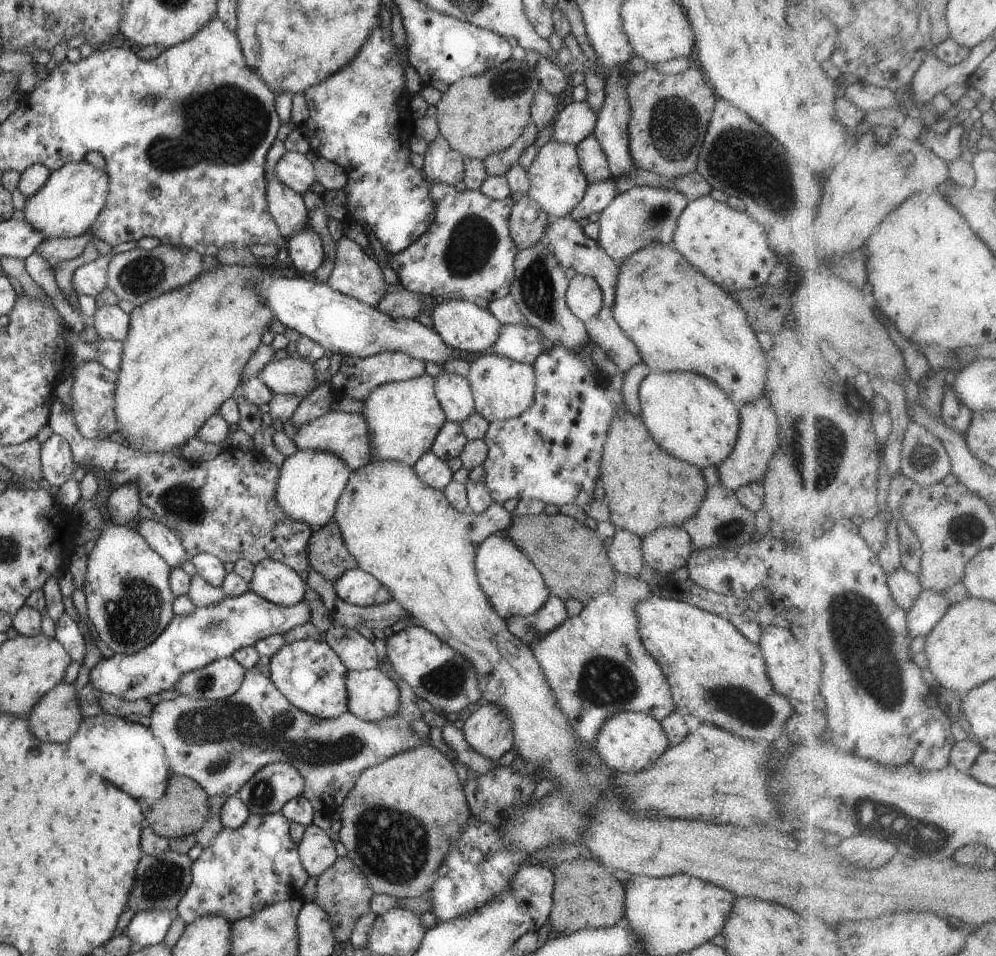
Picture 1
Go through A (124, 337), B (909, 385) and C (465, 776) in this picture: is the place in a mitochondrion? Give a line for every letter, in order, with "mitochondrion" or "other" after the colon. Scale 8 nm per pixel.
A: other
B: other
C: other

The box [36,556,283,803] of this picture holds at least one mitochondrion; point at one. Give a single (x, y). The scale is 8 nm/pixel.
(132, 615)

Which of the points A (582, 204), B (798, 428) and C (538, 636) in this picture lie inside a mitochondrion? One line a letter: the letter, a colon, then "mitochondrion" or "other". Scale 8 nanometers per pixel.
A: other
B: mitochondrion
C: other

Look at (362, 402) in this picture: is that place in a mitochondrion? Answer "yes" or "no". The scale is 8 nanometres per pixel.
no

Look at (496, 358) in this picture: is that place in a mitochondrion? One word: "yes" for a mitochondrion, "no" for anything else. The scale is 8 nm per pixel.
no

